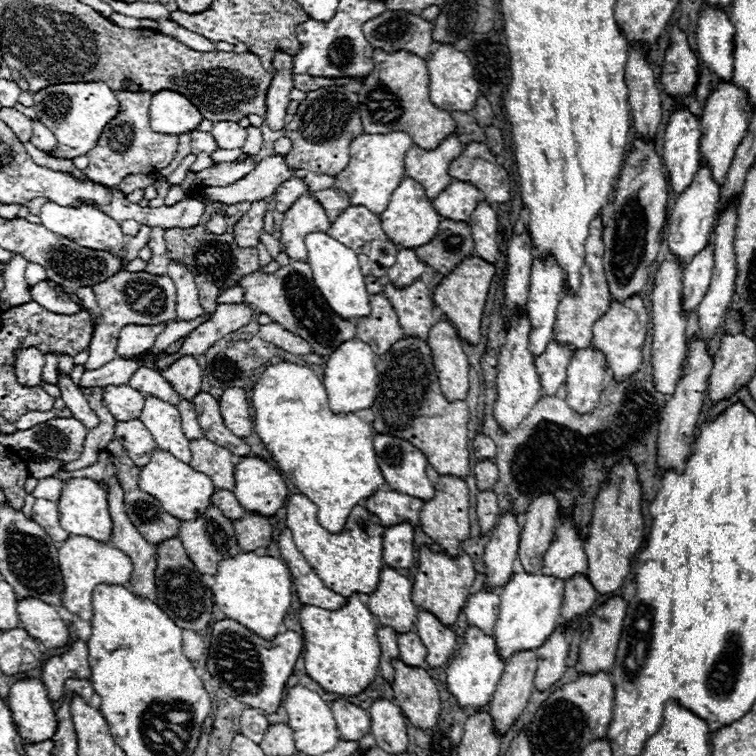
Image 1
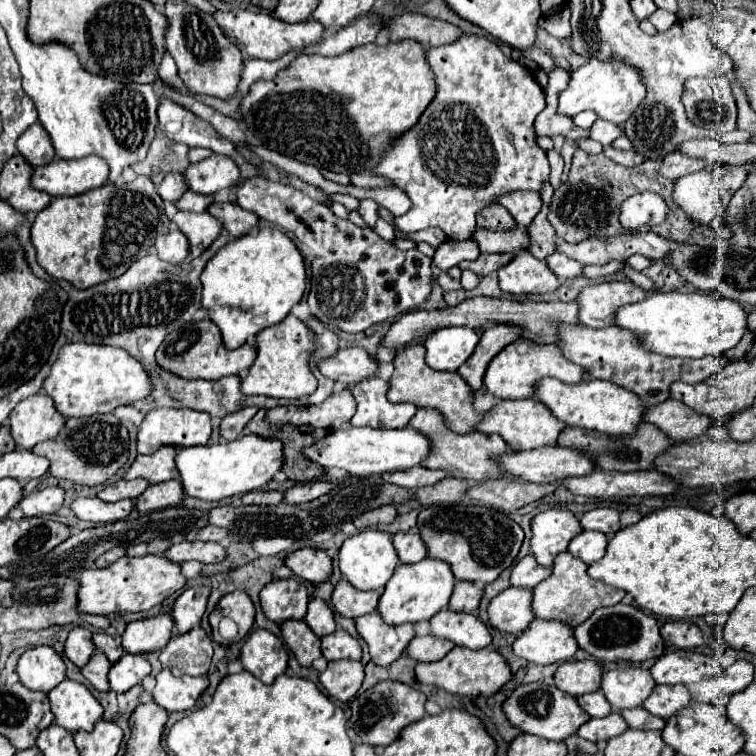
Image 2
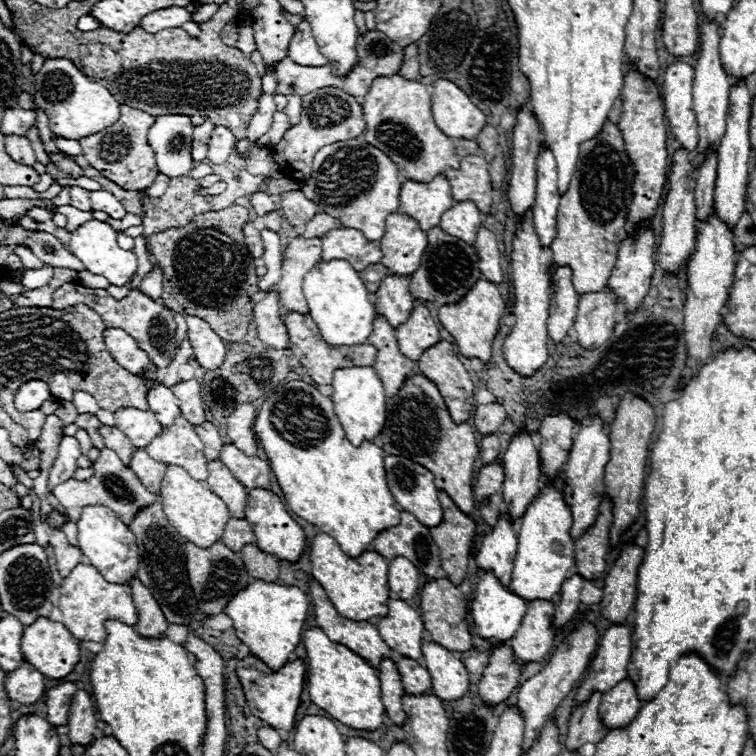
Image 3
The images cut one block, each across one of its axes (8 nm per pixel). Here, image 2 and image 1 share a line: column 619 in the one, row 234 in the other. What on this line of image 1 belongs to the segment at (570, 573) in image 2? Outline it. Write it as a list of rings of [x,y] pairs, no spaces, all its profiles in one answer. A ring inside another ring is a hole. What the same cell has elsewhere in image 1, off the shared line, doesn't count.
[[[600,214],[590,222],[590,232],[586,238],[586,260],[580,270],[580,288],[576,294],[572,294],[570,288],[564,290],[564,296],[560,298],[558,306],[558,320],[554,322],[554,338],[564,344],[572,344],[574,348],[586,348],[592,342],[592,326],[594,322],[610,308],[612,294],[608,290],[608,282],[604,276],[604,240],[602,240],[602,218]]]

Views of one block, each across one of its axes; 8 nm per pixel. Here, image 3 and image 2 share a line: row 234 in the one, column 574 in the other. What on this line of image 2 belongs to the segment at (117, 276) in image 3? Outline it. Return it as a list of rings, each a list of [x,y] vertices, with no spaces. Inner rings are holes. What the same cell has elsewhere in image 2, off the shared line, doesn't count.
[[[592,58],[588,60],[588,64],[580,66],[576,72],[570,72],[568,86],[560,94],[558,114],[574,118],[582,110],[592,110],[596,112],[598,118],[604,118],[606,122],[624,124],[632,116],[632,112],[638,108],[638,104],[644,100],[644,94],[646,94],[646,88],[642,86],[642,80],[636,68],[616,58],[606,62]]]

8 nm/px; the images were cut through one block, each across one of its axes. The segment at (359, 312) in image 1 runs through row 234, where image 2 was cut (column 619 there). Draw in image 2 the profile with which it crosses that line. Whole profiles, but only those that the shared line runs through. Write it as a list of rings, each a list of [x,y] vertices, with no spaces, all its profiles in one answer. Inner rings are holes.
[[[656,292],[636,304],[620,306],[614,314],[614,326],[630,330],[640,346],[664,356],[702,358],[708,354],[720,356],[734,348],[746,330],[746,312],[736,300],[710,298],[706,294]]]

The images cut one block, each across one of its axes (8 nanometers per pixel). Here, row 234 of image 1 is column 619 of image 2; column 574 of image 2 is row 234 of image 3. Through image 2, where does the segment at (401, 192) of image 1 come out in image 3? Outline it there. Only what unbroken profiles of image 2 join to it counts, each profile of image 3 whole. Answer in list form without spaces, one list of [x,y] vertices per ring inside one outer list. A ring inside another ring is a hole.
[[[394,212],[386,218],[386,232],[380,240],[380,248],[384,254],[382,264],[392,274],[410,276],[418,270],[426,244],[428,236],[418,226],[418,222],[404,212]]]

